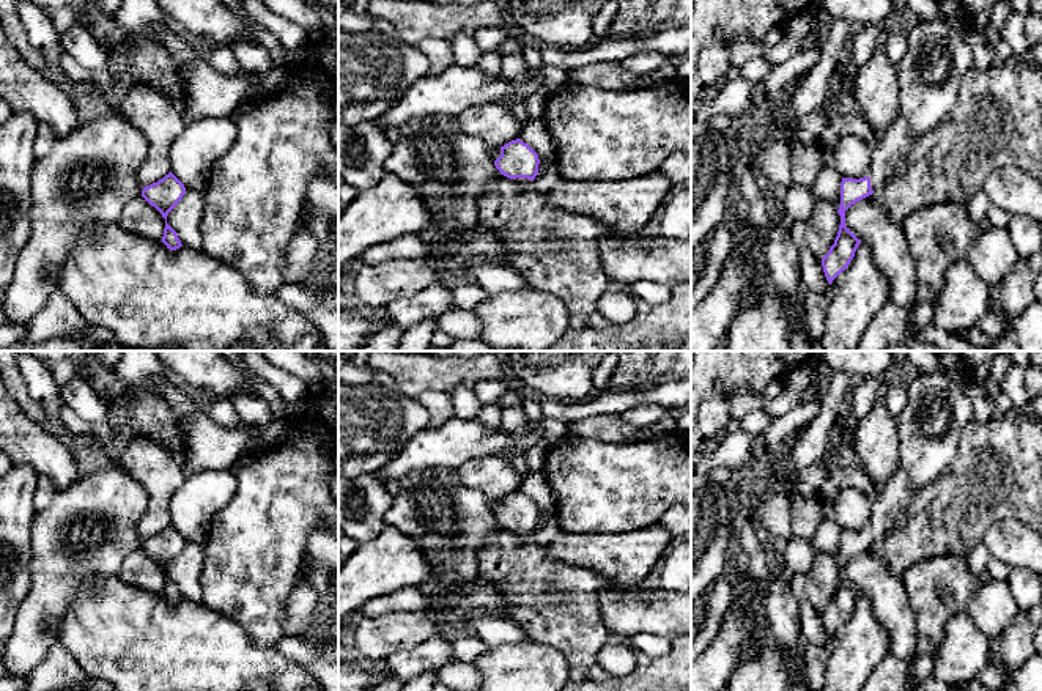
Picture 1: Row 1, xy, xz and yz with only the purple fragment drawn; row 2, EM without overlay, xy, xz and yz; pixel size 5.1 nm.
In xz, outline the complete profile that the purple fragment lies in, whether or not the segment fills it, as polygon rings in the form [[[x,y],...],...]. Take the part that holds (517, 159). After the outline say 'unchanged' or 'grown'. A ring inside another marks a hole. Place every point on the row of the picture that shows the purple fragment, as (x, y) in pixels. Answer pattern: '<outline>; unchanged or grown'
[[[521,139],[501,146],[501,156],[494,161],[501,175],[515,179],[523,186],[532,186],[538,173],[538,154]]]; grown

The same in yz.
[[[899,116],[872,150],[872,170],[869,176],[853,179],[842,178],[841,183],[841,225],[834,244],[822,258],[828,283],[847,269],[861,241],[845,227],[845,211],[856,201],[877,194],[891,173],[905,162],[916,137],[905,116]]]; grown

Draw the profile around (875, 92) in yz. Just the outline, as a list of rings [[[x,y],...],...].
[[[874,49],[870,58],[856,69],[853,99],[878,140],[881,140],[883,134],[899,118],[899,98],[900,85],[897,79],[897,65],[888,60],[885,49]]]

